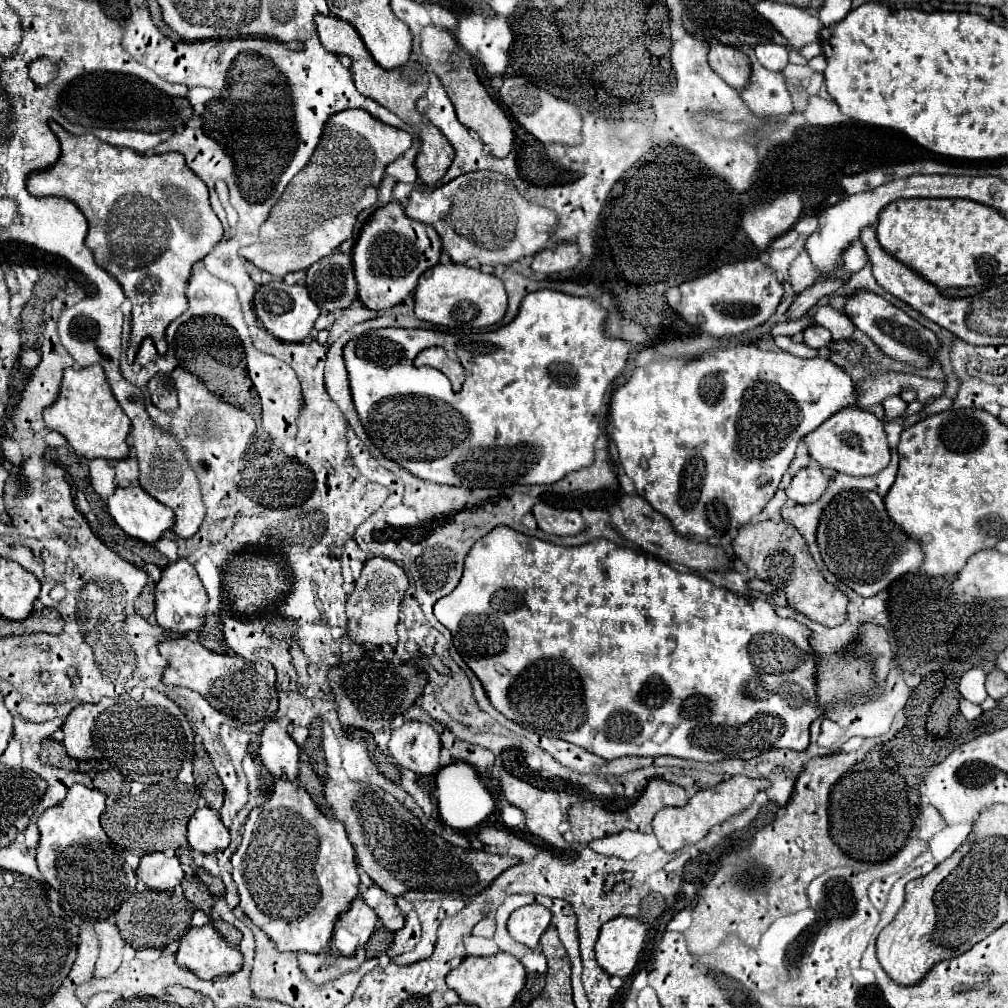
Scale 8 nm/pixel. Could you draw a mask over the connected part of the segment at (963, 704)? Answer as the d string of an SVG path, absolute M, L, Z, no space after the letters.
M962 699L962 701L960 701L960 713L962 713L968 721L974 721L976 717L982 715L982 707L980 707L980 705L974 705L974 703L966 701L966 699Z

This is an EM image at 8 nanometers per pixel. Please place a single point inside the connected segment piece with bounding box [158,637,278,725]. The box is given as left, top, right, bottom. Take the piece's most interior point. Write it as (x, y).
(244, 690)

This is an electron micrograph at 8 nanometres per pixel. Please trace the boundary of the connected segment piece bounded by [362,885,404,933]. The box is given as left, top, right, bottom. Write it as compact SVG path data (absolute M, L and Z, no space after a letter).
M372 885L366 889L366 893L362 897L376 911L376 915L380 917L380 921L386 929L396 933L398 929L404 927L404 913L398 909L396 899L392 895L388 895L384 889L380 889L378 885Z

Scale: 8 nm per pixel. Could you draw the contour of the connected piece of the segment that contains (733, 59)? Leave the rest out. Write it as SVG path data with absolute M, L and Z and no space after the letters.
M718 41L710 43L710 67L734 89L742 91L752 83L752 67L746 53L726 47Z

